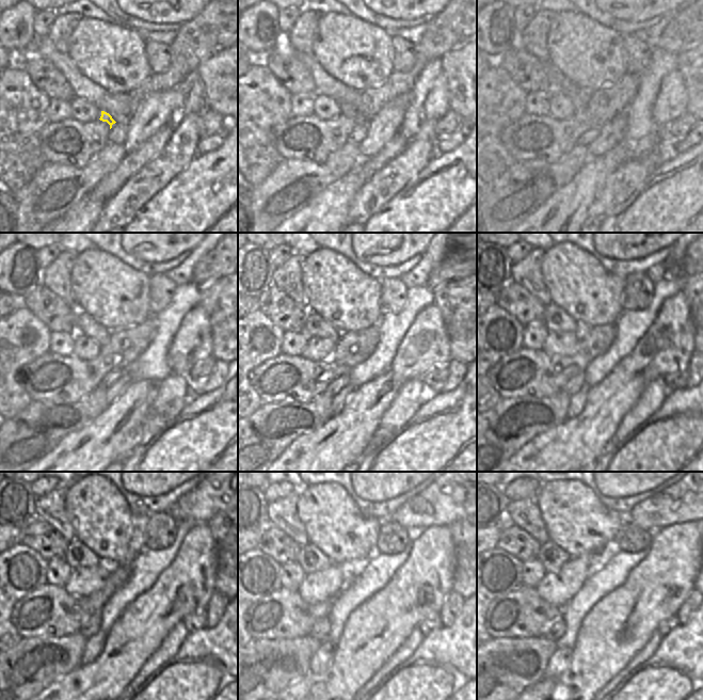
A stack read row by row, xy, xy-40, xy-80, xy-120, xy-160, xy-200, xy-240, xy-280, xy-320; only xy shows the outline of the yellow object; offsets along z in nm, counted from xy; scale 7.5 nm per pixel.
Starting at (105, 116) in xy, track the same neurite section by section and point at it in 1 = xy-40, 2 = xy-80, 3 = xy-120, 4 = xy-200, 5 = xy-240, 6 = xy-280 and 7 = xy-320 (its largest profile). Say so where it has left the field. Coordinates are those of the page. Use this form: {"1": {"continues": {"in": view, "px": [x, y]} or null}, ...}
{"1": {"continues": {"in": "xy-40", "px": [346, 109]}}, "2": {"continues": {"in": "xy-80", "px": [579, 96]}}, "3": {"continues": {"in": "xy-120", "px": [84, 324]}}, "4": {"continues": {"in": "xy-200", "px": [555, 318]}}, "5": {"continues": {"in": "xy-240", "px": [77, 555]}}, "6": {"continues": {"in": "xy-280", "px": [310, 558]}}, "7": {"continues": {"in": "xy-320", "px": [552, 557]}}}

